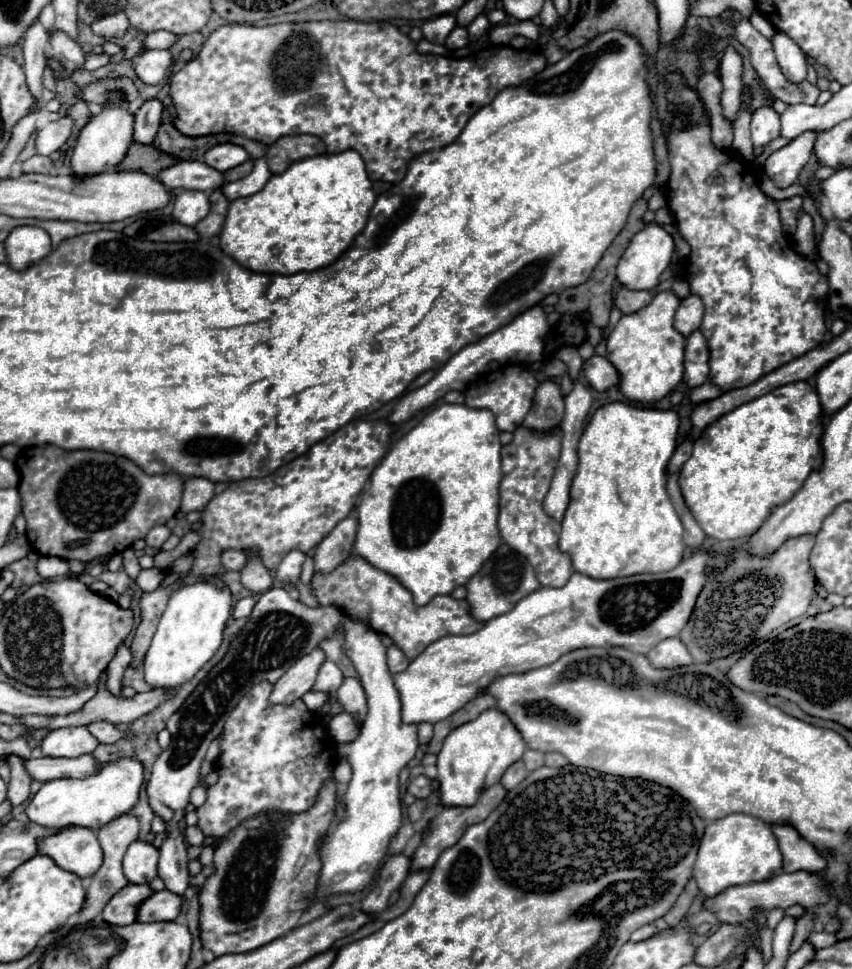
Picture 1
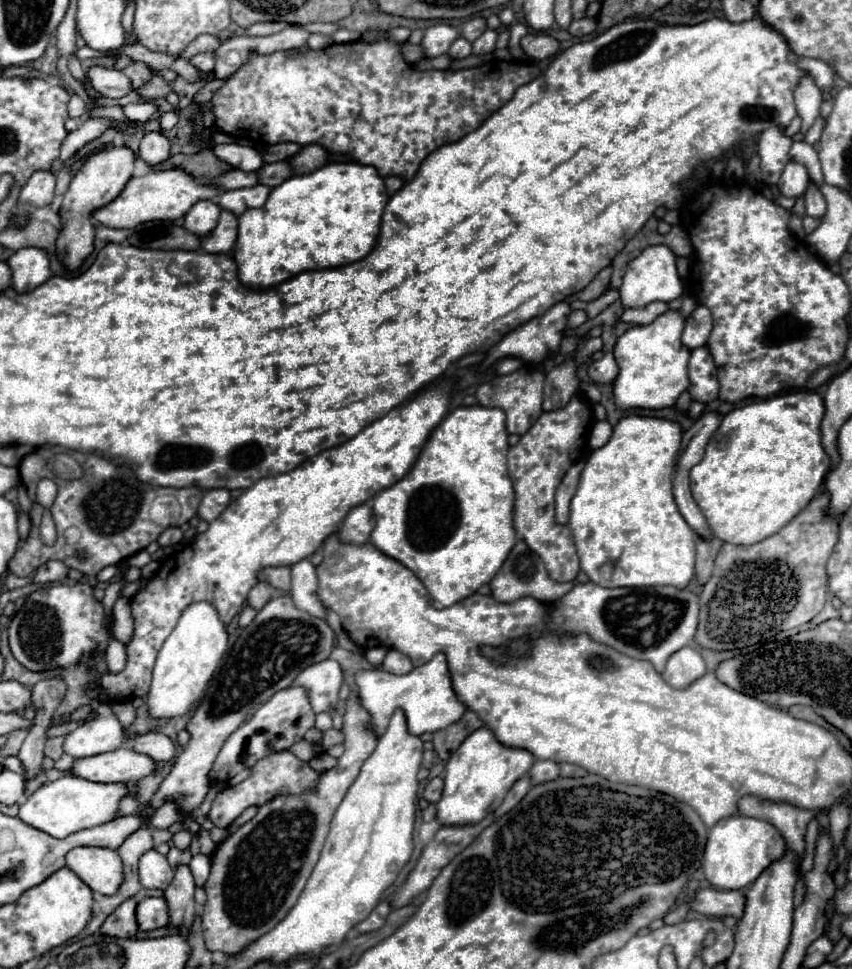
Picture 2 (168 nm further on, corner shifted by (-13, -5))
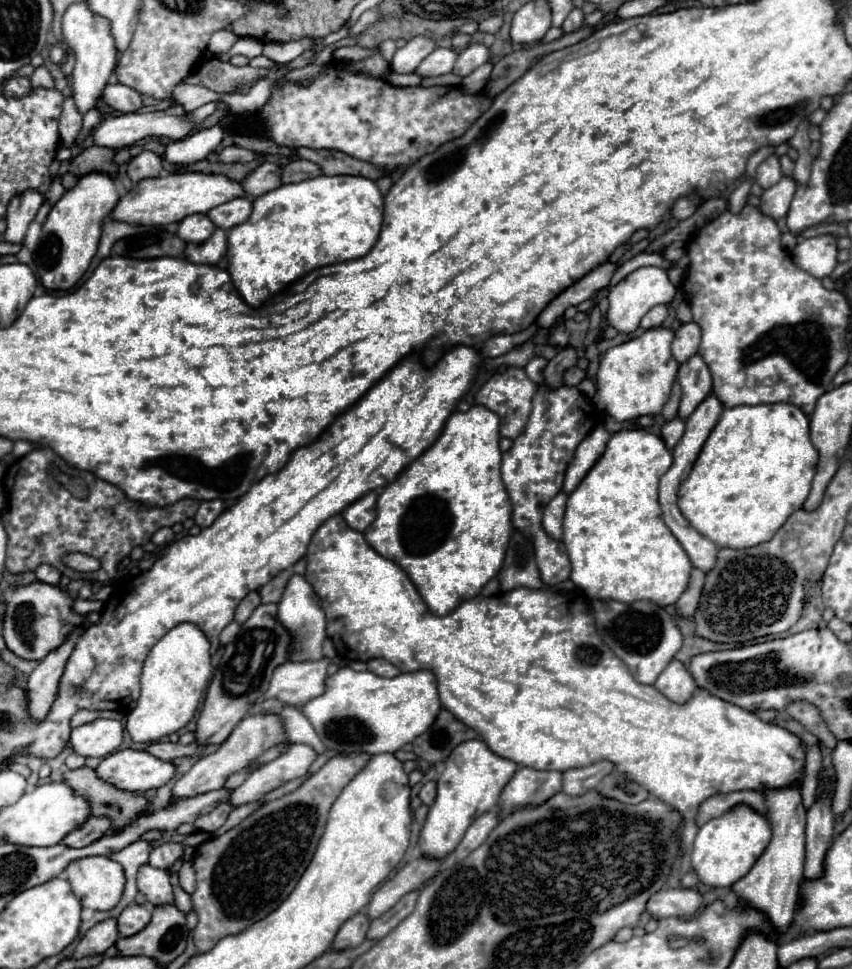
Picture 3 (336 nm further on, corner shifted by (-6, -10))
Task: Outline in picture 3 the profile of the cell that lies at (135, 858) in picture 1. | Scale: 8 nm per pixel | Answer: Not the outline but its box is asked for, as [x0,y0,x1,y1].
[138,864,174,904]

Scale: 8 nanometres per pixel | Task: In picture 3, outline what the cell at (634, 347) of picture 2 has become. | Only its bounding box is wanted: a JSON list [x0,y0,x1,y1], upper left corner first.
[592,328,680,422]

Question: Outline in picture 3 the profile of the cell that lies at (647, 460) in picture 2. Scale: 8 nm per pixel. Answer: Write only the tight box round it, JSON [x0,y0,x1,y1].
[562,428,692,606]

